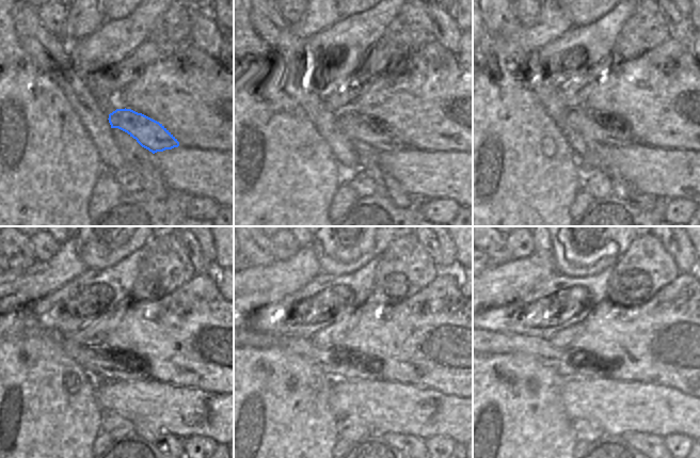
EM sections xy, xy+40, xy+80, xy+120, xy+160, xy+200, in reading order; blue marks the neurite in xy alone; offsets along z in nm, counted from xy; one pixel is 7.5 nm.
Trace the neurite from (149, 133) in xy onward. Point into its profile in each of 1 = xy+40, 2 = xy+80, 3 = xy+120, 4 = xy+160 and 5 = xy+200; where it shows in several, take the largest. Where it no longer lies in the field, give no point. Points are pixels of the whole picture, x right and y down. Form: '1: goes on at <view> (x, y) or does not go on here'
1: goes on at xy+40 (356, 126)
2: goes on at xy+80 (594, 126)
3: goes on at xy+120 (101, 363)
4: goes on at xy+160 (355, 366)
5: goes on at xy+200 (559, 360)

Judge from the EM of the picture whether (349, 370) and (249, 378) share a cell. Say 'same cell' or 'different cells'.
different cells

